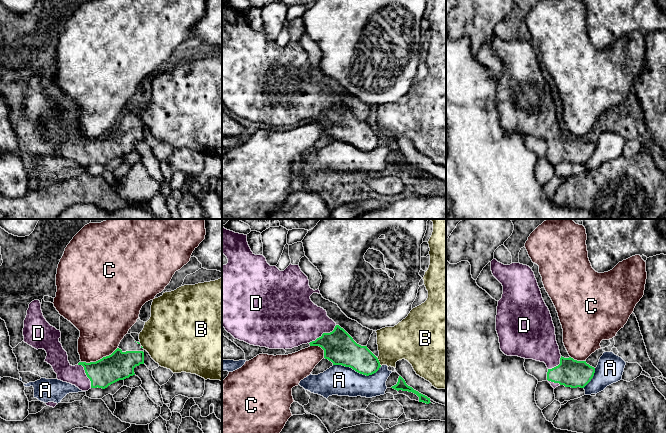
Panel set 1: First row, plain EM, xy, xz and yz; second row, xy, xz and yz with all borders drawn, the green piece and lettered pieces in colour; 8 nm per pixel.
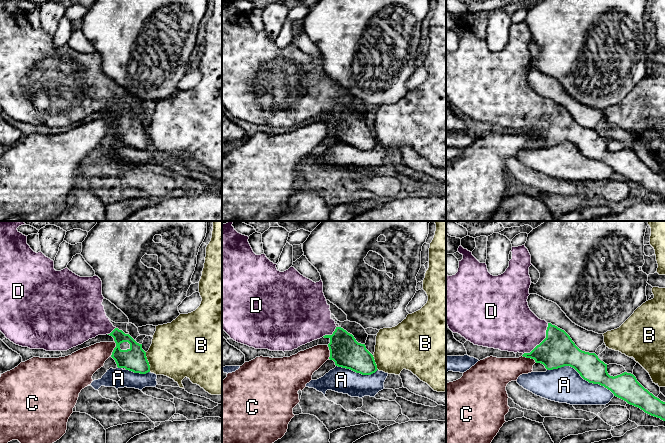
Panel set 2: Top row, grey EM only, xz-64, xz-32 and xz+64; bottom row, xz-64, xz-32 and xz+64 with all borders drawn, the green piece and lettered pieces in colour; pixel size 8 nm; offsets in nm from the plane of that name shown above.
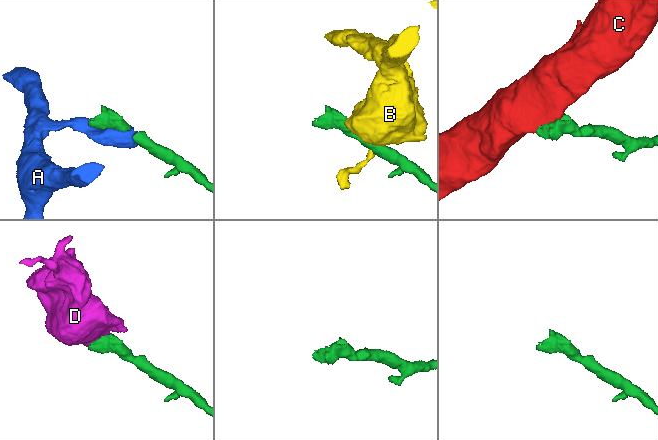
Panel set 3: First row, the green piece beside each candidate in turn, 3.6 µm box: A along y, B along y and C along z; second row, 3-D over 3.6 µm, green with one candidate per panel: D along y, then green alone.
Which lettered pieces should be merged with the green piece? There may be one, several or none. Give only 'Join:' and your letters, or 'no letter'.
Join: D

